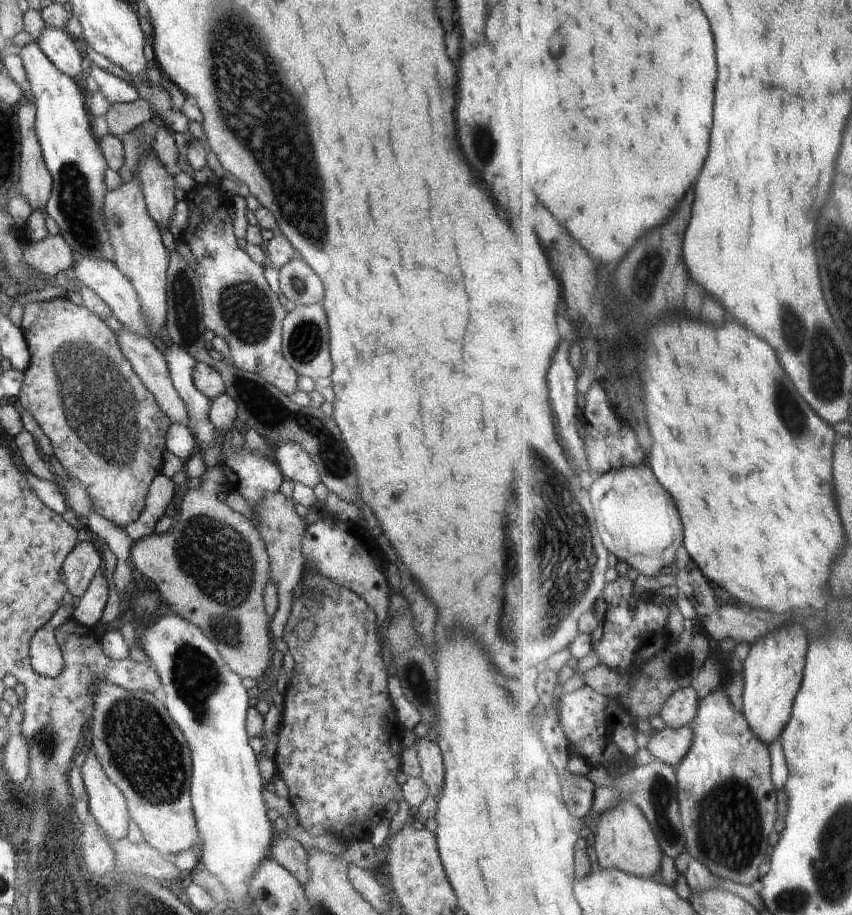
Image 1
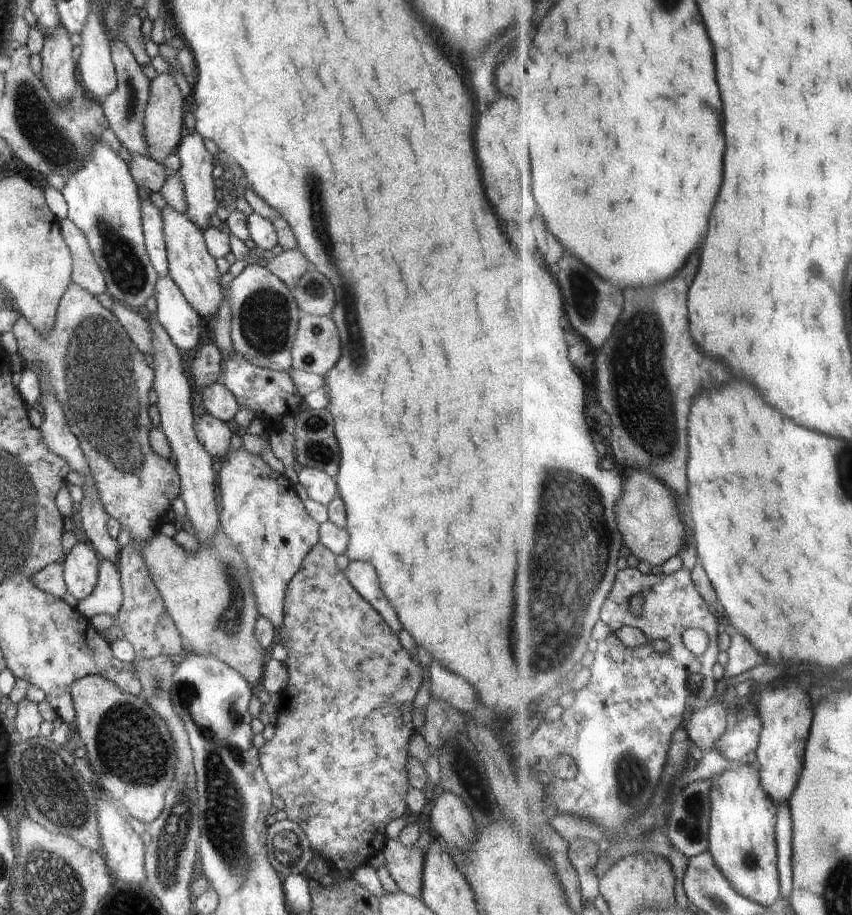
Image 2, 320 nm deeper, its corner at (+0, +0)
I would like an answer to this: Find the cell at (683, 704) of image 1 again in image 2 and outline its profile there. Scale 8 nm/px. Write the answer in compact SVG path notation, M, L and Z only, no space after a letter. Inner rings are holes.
M715 702L704 710L691 712L685 729L699 748L713 749L714 744L726 734L728 726L733 723L732 719L732 716L728 715L726 706L722 704L716 706Z

